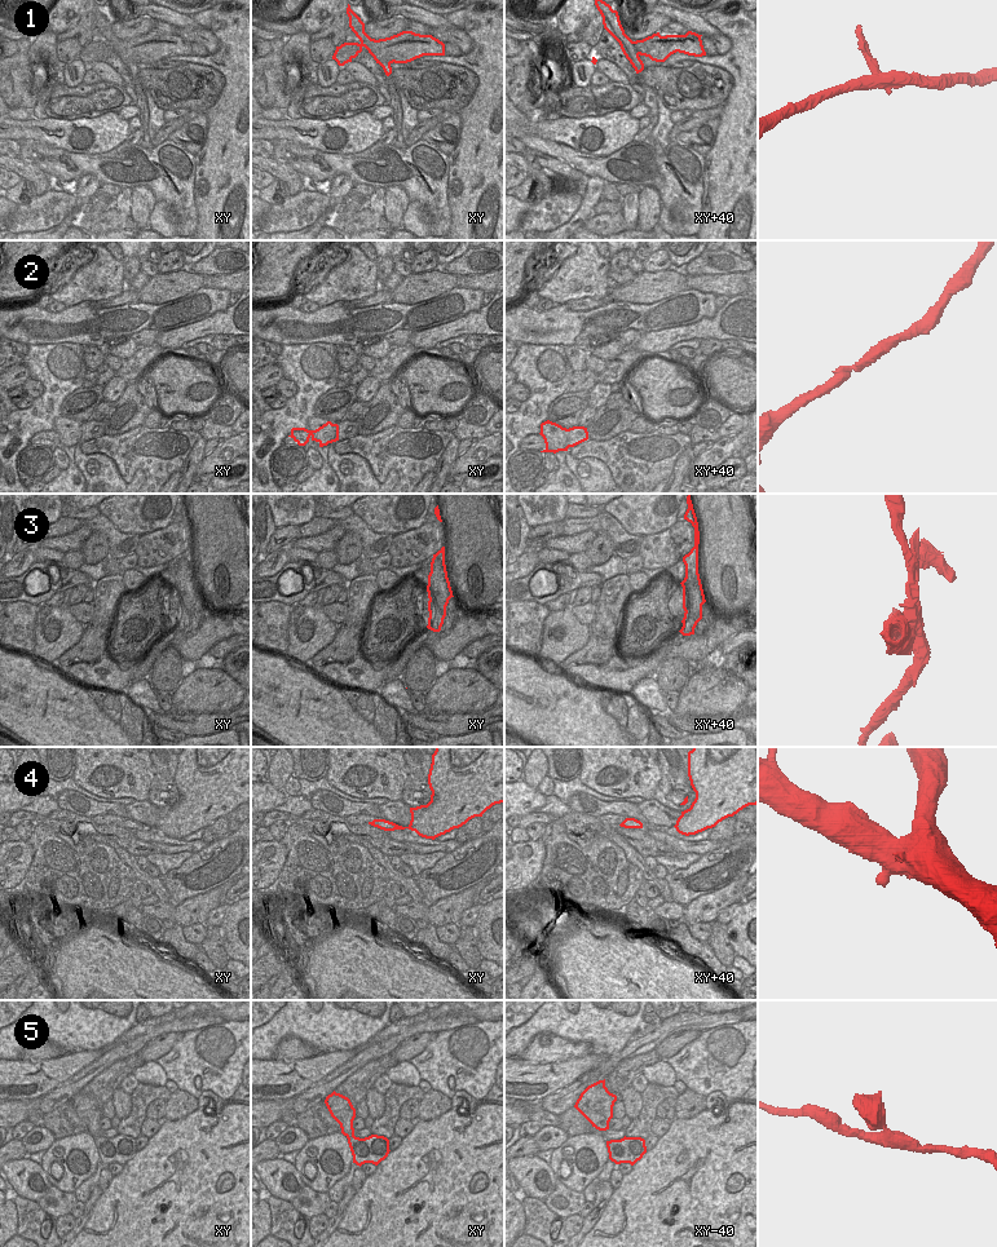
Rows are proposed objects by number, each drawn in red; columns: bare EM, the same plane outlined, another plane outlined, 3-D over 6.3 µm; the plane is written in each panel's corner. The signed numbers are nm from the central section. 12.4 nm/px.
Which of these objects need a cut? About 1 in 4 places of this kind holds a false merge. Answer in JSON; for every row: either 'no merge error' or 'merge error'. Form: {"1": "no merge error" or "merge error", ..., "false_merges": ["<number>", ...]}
{"1": "merge error", "2": "no merge error", "3": "merge error", "4": "no merge error", "5": "no merge error", "false_merges": ["1", "3"]}

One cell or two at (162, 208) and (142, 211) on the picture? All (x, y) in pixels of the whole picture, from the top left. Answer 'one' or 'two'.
two

